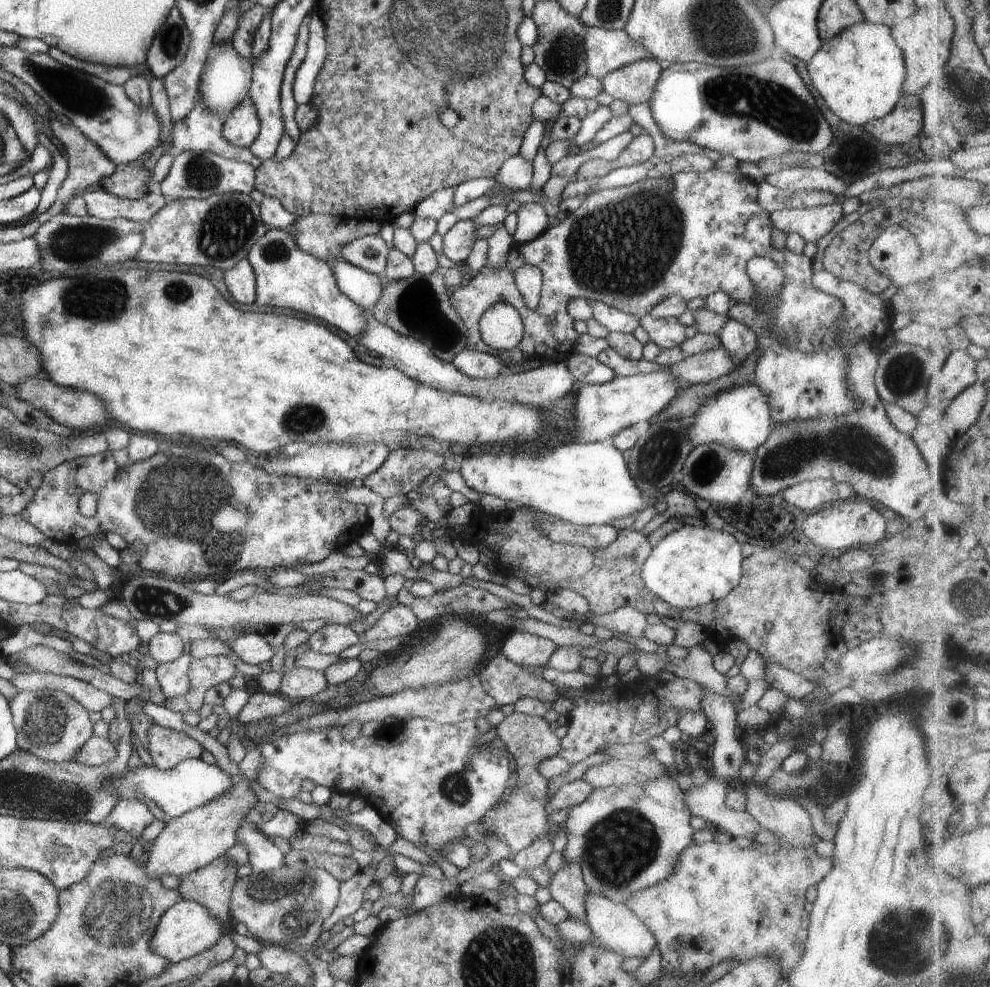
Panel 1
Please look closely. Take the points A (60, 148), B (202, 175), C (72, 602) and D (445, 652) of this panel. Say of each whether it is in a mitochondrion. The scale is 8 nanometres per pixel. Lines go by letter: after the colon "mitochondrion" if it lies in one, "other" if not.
A: other
B: mitochondrion
C: other
D: mitochondrion

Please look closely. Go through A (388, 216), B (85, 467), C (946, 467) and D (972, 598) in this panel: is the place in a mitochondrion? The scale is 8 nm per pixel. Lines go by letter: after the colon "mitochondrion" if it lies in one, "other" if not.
A: other
B: other
C: other
D: mitochondrion

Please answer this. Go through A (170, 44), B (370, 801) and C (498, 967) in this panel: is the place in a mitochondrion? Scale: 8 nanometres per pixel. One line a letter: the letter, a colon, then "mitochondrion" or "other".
A: mitochondrion
B: other
C: mitochondrion

